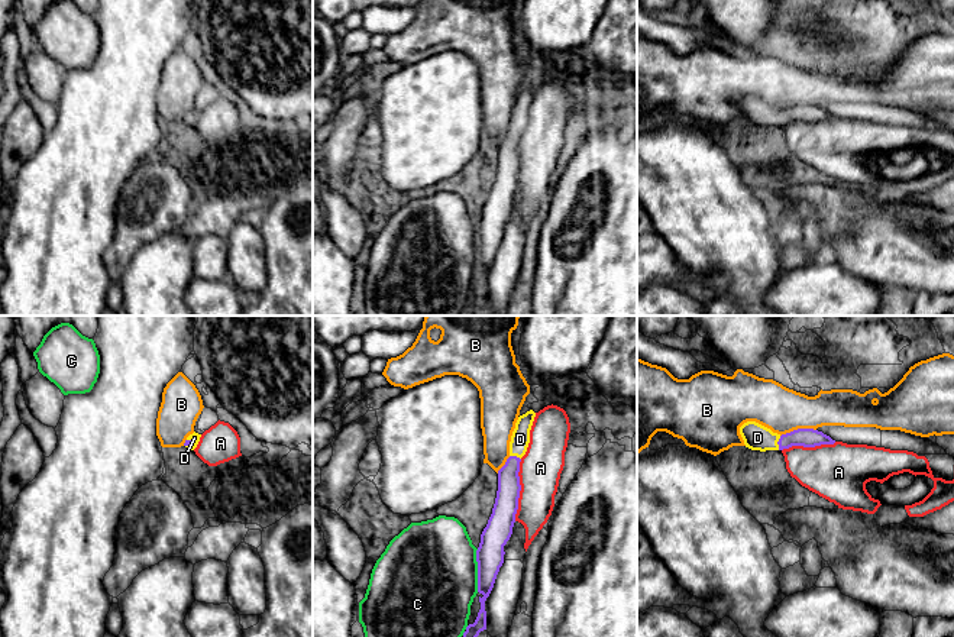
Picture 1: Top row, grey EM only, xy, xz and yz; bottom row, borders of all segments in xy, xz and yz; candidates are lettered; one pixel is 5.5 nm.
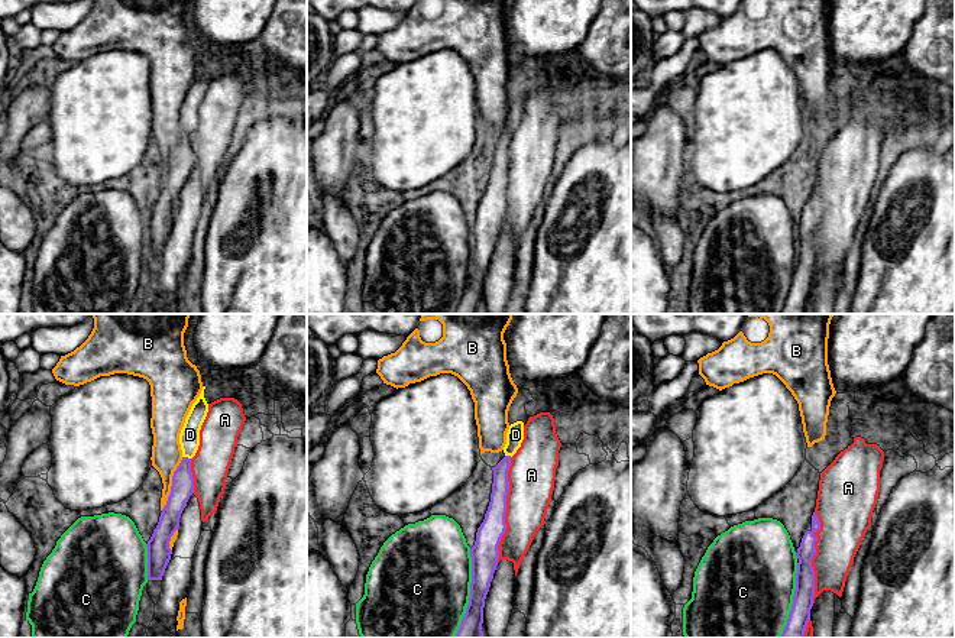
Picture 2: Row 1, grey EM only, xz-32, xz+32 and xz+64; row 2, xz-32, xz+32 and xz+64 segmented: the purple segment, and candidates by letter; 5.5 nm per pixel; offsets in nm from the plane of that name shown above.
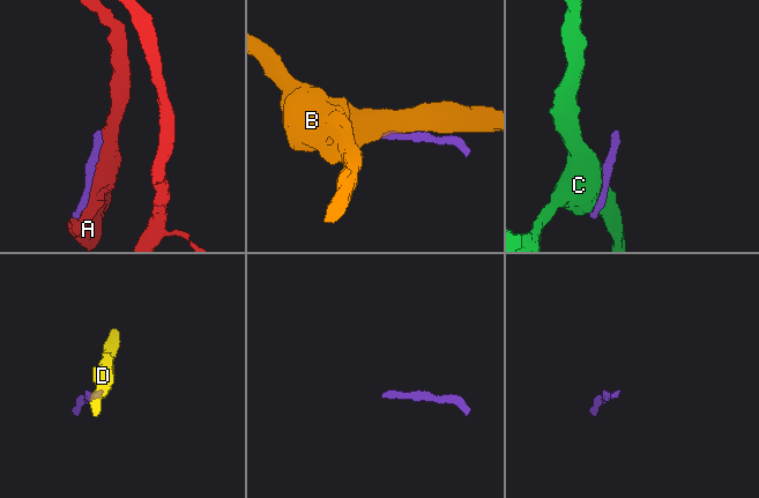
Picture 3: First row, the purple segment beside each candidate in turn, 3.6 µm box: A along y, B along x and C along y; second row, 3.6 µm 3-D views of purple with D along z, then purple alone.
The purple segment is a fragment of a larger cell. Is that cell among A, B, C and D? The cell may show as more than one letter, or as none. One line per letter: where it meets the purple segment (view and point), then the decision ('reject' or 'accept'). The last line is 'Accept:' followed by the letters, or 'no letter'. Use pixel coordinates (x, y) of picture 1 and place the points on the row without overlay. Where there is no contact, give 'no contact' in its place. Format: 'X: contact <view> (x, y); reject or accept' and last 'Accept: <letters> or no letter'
A: contact xz (520, 165); reject
B: contact yz (798, 104); reject
C: contact xz (478, 246); reject
D: contact yz (778, 119); accept
Accept: D

